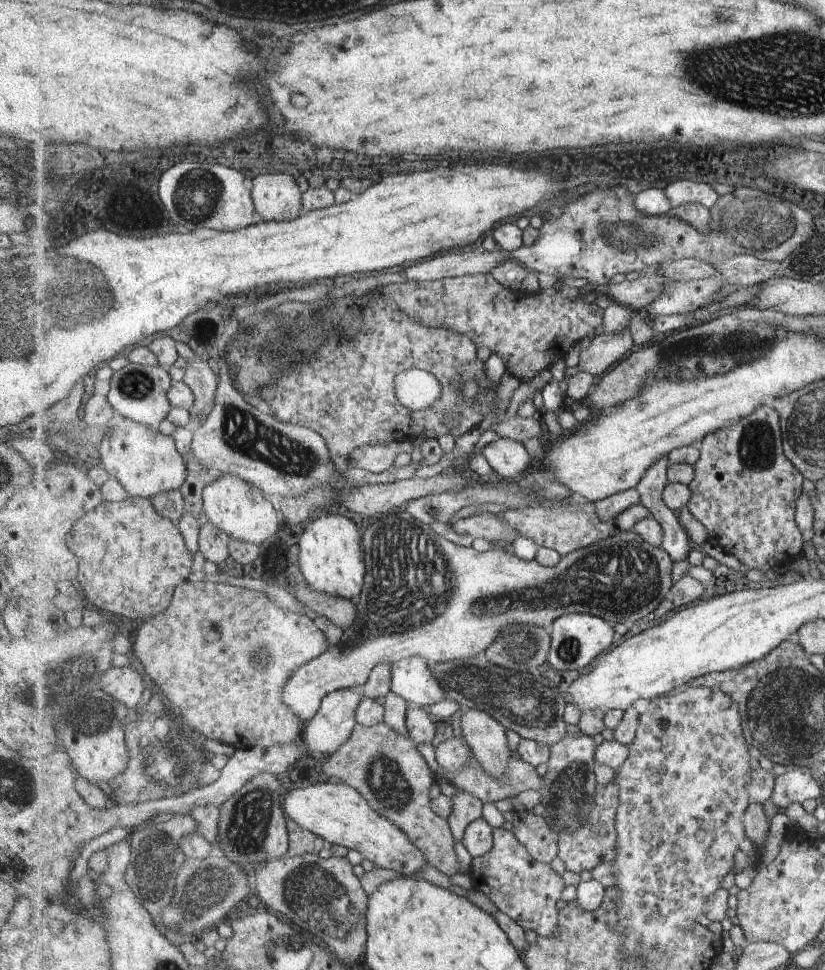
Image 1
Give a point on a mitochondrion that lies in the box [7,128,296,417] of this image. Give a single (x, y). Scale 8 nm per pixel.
(198, 215)

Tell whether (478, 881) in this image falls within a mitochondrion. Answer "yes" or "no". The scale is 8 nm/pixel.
no

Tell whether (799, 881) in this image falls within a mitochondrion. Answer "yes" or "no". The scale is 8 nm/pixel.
yes

